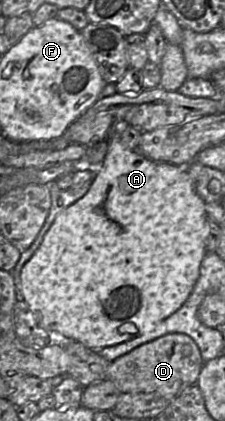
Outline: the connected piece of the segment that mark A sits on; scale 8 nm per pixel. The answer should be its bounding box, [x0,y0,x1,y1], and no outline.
[17,132,208,350]

